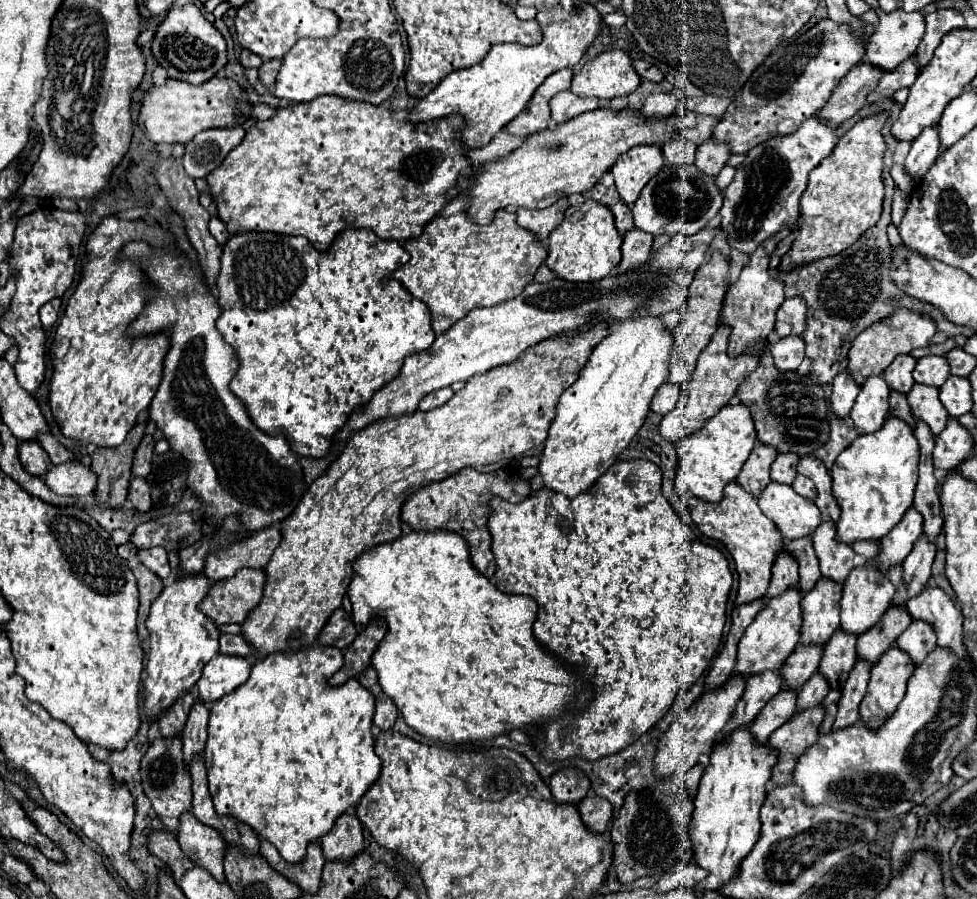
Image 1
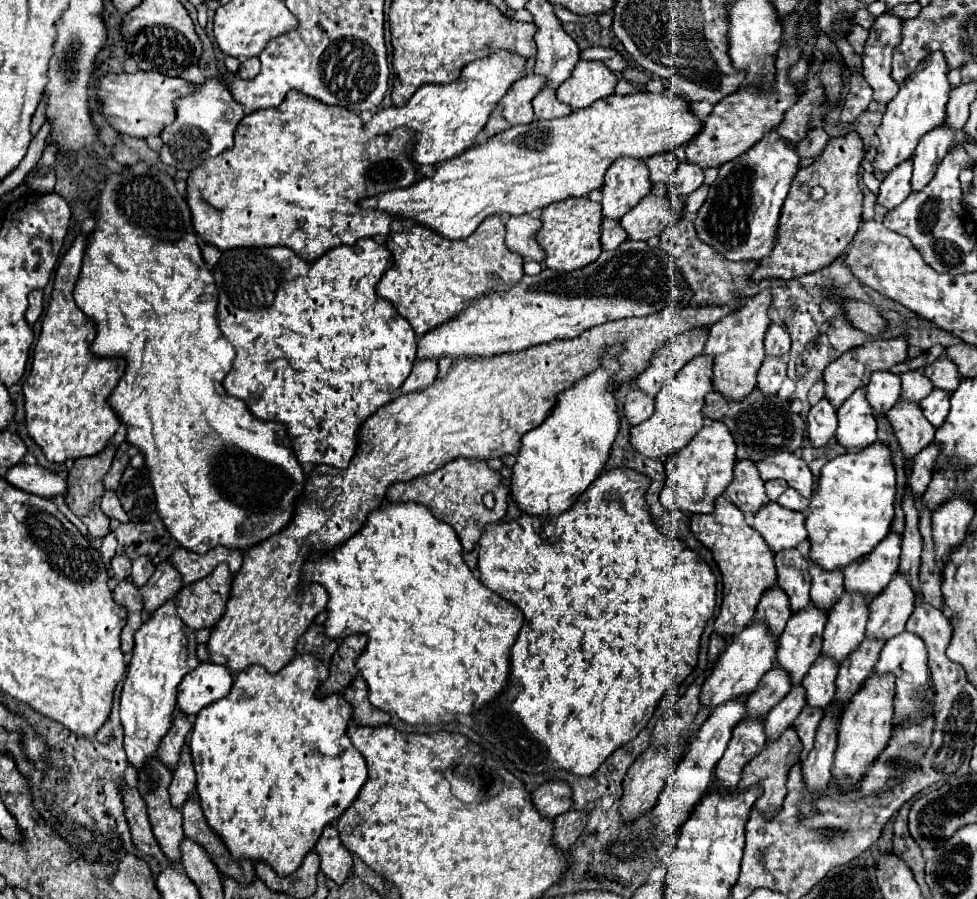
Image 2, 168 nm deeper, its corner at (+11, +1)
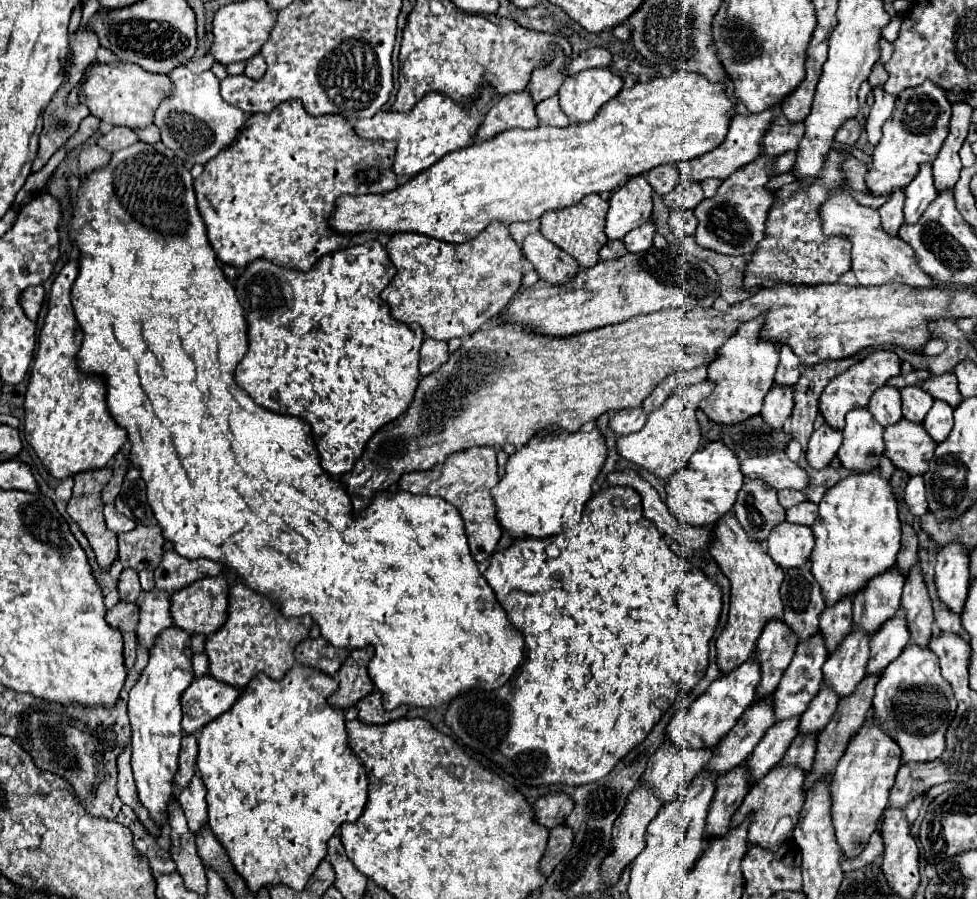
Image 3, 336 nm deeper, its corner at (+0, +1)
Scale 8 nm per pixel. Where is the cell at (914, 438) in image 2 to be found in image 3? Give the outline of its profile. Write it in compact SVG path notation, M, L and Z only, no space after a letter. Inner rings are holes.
M901 418L897 424L891 424L885 428L883 438L885 438L885 456L891 458L893 466L905 470L909 476L927 472L937 444L931 440L931 436L927 436L927 430L923 428L923 424L911 424L911 420Z

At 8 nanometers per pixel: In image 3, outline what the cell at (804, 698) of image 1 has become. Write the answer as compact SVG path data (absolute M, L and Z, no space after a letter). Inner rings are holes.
M795 716L795 720L783 720L783 724L773 724L767 730L763 740L753 750L751 760L747 760L751 782L759 780L785 756L791 740L797 736L797 726L799 726L799 716Z

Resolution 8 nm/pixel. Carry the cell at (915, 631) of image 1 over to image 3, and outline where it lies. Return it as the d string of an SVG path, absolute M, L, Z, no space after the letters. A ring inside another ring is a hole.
M907 644L907 648L883 670L873 700L873 718L883 724L887 734L899 744L903 762L927 762L945 750L945 730L951 724L957 702L941 676L935 652Z

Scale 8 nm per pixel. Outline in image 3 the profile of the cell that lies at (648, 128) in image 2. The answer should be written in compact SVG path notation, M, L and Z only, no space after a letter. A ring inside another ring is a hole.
M677 70L669 78L653 78L651 82L637 82L633 88L623 88L619 96L615 96L611 104L603 104L599 116L587 124L569 124L567 128L551 128L545 124L533 130L511 128L497 134L493 140L449 152L437 164L387 194L339 196L335 214L329 222L331 228L341 234L419 232L437 240L463 244L473 240L493 220L503 224L537 220L549 210L579 204L589 194L617 190L619 184L633 174L645 174L661 164L679 164L703 156L723 142L731 116L733 106L721 84L711 84L699 74Z

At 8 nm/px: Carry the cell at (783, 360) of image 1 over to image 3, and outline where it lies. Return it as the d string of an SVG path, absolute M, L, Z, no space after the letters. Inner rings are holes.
M773 384L771 392L767 392L763 400L761 416L771 428L781 428L785 418L791 414L793 408L793 388L779 388Z

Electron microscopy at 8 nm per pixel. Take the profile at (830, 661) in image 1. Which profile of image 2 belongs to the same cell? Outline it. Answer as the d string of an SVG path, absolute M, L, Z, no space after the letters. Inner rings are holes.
M820 656L816 664L808 670L808 676L804 676L802 686L806 690L806 704L812 708L826 708L828 700L832 700L832 680L836 680L838 664L834 660L828 660L826 656Z

